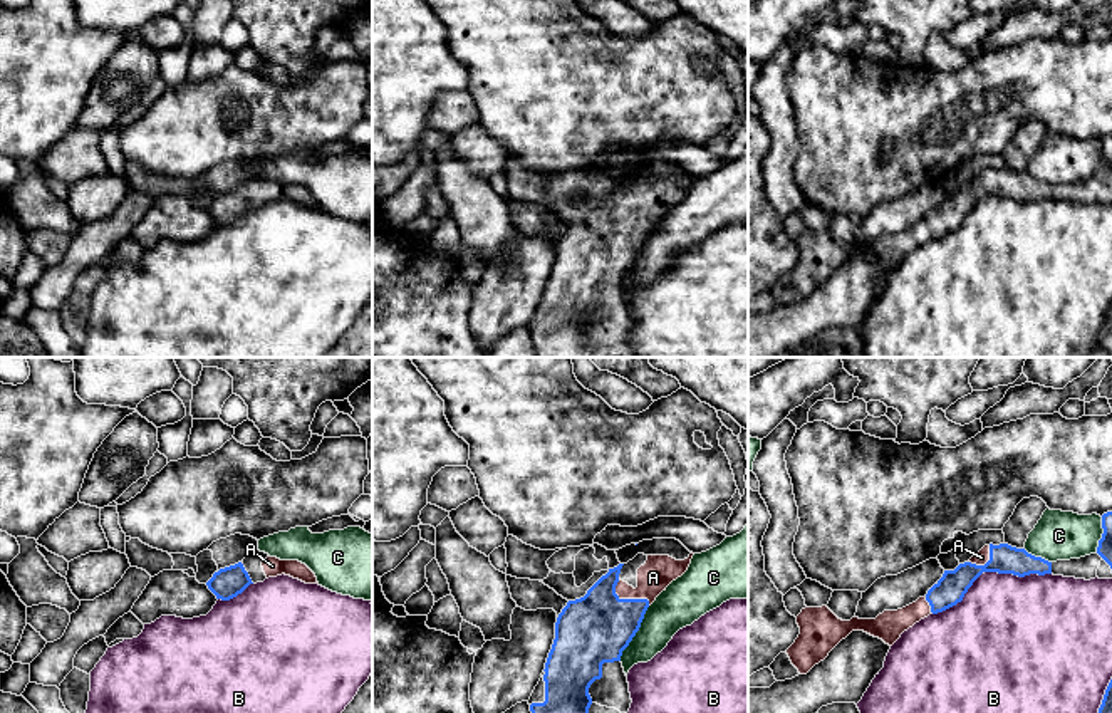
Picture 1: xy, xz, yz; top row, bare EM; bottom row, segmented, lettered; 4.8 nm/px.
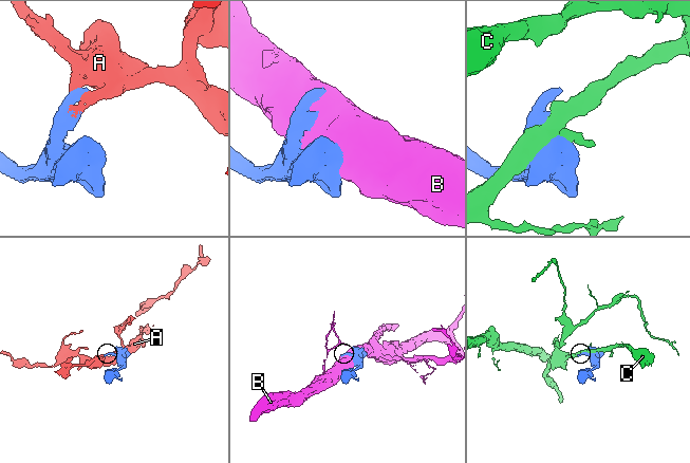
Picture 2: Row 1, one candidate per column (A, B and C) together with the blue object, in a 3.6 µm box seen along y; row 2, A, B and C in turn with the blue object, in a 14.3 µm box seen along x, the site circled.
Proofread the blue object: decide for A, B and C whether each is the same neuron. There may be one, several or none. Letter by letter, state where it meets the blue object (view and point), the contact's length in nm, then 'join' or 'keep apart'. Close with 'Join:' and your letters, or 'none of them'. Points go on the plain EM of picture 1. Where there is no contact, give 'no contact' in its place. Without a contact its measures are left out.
A: meets blue in xz at (628, 223); contact 200 nm long; join
B: meets blue in yz at (1018, 200); contact 320 nm long; keep apart
C: meets blue in xz at (636, 255); contact 300 nm long; keep apart
Join: A

